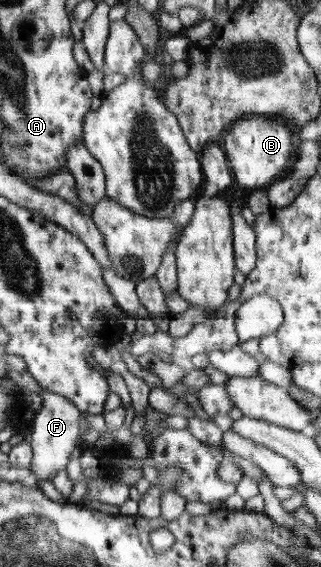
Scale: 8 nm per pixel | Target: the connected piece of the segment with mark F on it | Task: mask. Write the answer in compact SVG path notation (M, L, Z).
M44 388L41 395L44 398L42 408L36 412L33 419L32 435L30 435L30 446L32 447L32 463L29 467L34 474L28 482L37 488L37 484L51 481L59 471L66 470L70 463L70 454L80 446L81 434L81 410L76 407L64 395L52 393Z

